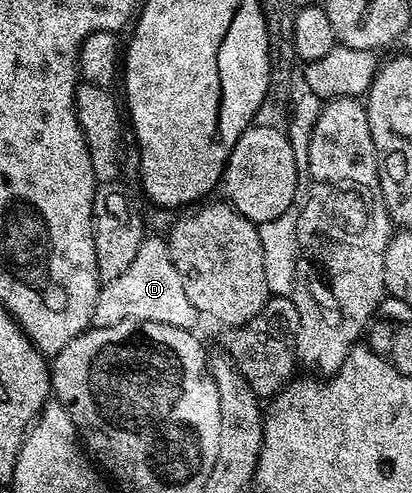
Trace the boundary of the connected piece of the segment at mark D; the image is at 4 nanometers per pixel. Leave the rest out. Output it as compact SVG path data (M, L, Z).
M144 236L141 247L137 247L137 256L133 258L133 263L129 263L129 268L119 278L106 282L100 288L97 307L91 320L92 326L109 327L118 321L160 321L189 330L194 330L195 324L201 321L201 314L193 307L193 303L189 303L189 295L185 295L181 275L177 275L177 267L173 267L173 259L167 254L167 243L162 236Z

